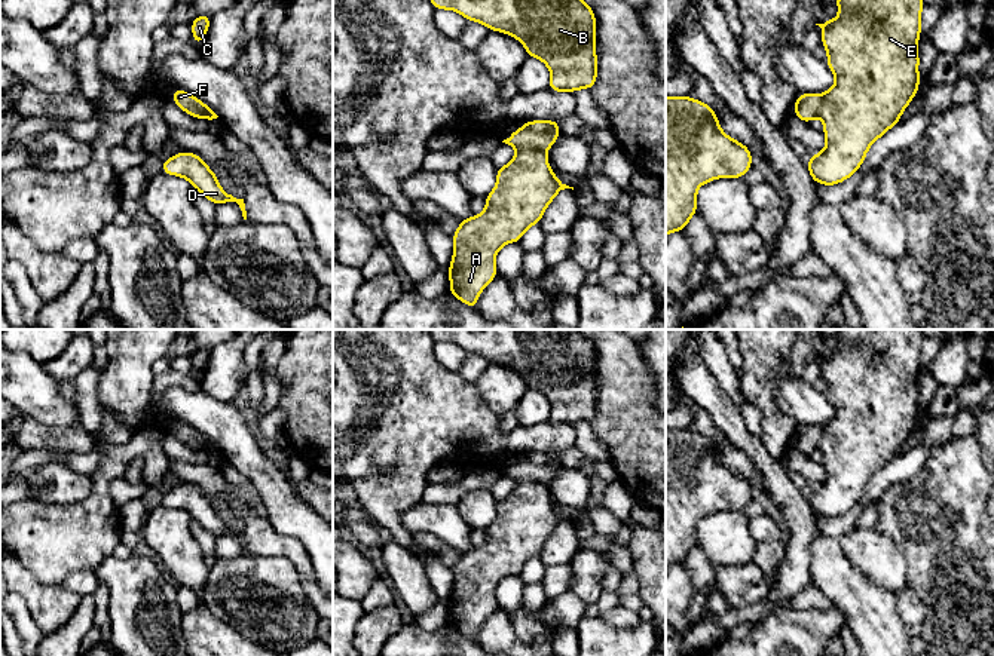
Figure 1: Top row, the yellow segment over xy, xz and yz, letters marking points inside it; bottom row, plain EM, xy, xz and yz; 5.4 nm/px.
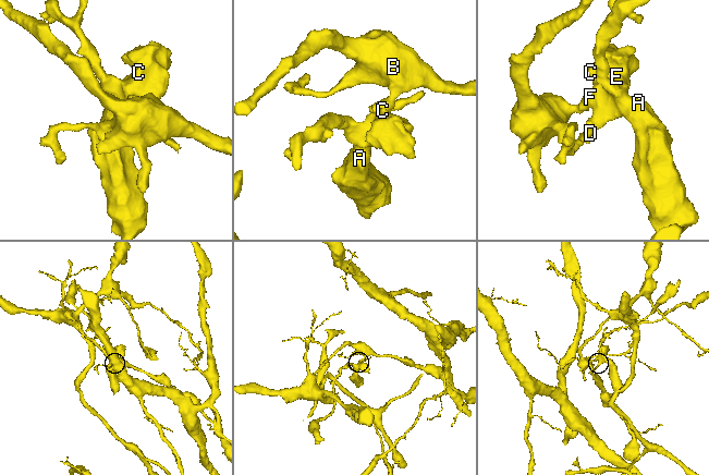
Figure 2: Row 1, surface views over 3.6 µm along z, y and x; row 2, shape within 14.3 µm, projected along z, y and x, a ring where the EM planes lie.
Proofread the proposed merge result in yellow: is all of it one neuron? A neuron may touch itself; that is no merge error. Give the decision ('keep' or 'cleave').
cleave

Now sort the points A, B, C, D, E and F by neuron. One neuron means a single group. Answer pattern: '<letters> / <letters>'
A C D E / B F

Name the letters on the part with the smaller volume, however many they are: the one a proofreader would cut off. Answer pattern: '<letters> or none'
A, C, D, E

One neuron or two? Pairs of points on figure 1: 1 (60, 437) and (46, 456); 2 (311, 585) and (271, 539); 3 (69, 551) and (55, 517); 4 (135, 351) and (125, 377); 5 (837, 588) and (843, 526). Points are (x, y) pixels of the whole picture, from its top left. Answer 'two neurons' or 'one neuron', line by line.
1: two neurons
2: one neuron
3: one neuron
4: one neuron
5: two neurons

